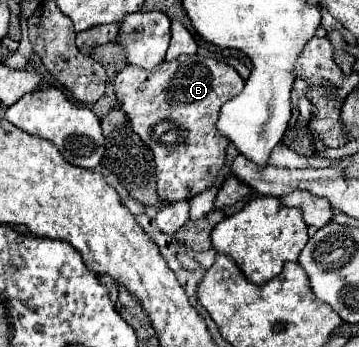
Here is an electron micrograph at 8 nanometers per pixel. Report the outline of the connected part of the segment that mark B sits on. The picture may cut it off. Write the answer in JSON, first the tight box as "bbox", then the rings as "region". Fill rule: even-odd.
{"bbox":[114,55,244,201],"region":[[[180,55],[174,61],[164,61],[154,75],[140,75],[138,67],[124,67],[114,79],[114,93],[120,101],[120,109],[126,113],[132,129],[152,149],[156,161],[158,195],[166,201],[192,199],[194,195],[208,189],[226,161],[226,139],[216,133],[216,119],[222,103],[238,95],[244,87],[244,79],[226,63],[200,57]]]}

